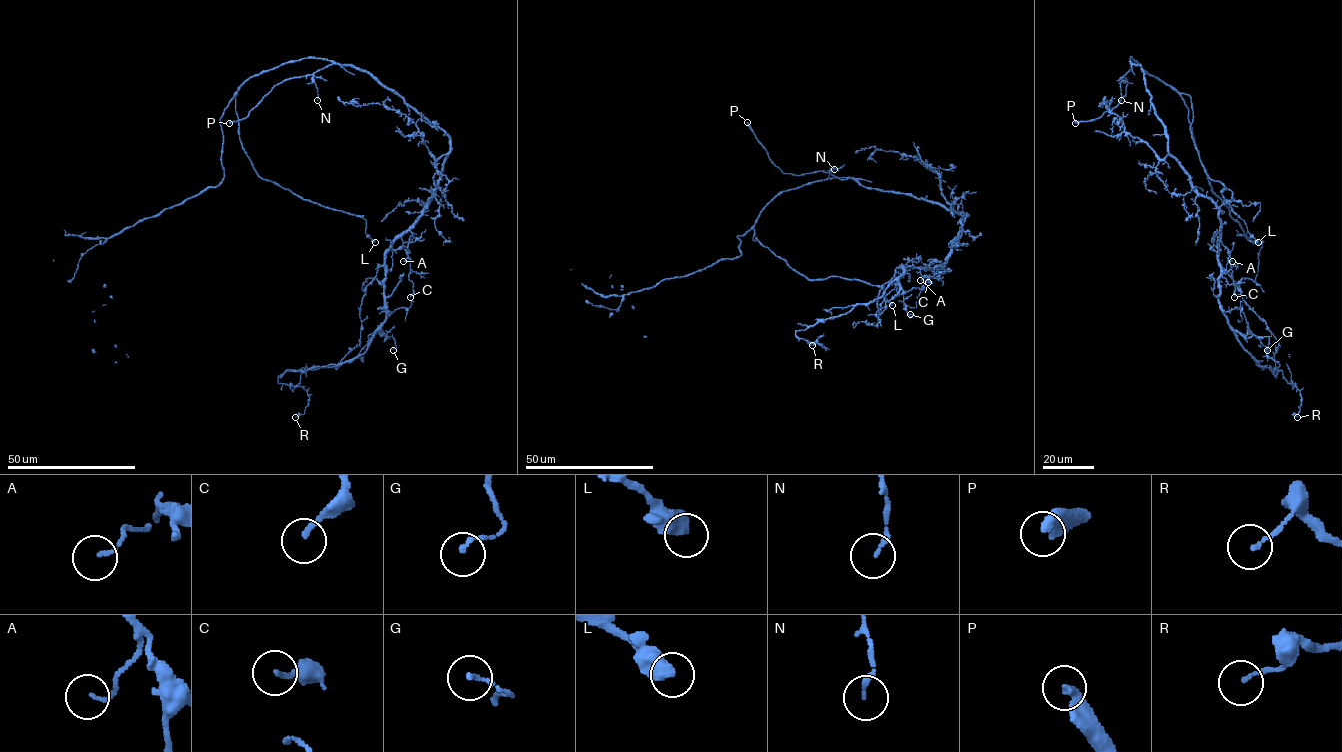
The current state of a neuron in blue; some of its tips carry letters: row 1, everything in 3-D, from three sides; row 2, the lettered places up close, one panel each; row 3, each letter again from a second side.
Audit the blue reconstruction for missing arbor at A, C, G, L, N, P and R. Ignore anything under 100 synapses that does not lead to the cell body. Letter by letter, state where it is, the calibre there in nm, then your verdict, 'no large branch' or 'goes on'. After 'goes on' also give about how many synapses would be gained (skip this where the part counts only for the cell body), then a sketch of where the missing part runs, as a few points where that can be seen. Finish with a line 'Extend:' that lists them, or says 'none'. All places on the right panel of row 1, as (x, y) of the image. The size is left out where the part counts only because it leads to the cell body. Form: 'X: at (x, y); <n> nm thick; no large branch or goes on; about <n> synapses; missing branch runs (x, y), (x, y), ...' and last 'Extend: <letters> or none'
A: at (1232, 261); 110 nm thick; no large branch
C: at (1234, 297); 160 nm thick; no large branch
G: at (1267, 350); 130 nm thick; no large branch
L: at (1258, 242); 600 nm thick; no large branch
N: at (1121, 100); 160 nm thick; no large branch
P: at (1075, 123); 320 nm thick; goes on
R: at (1297, 417); 110 nm thick; no large branch
Extend: P

